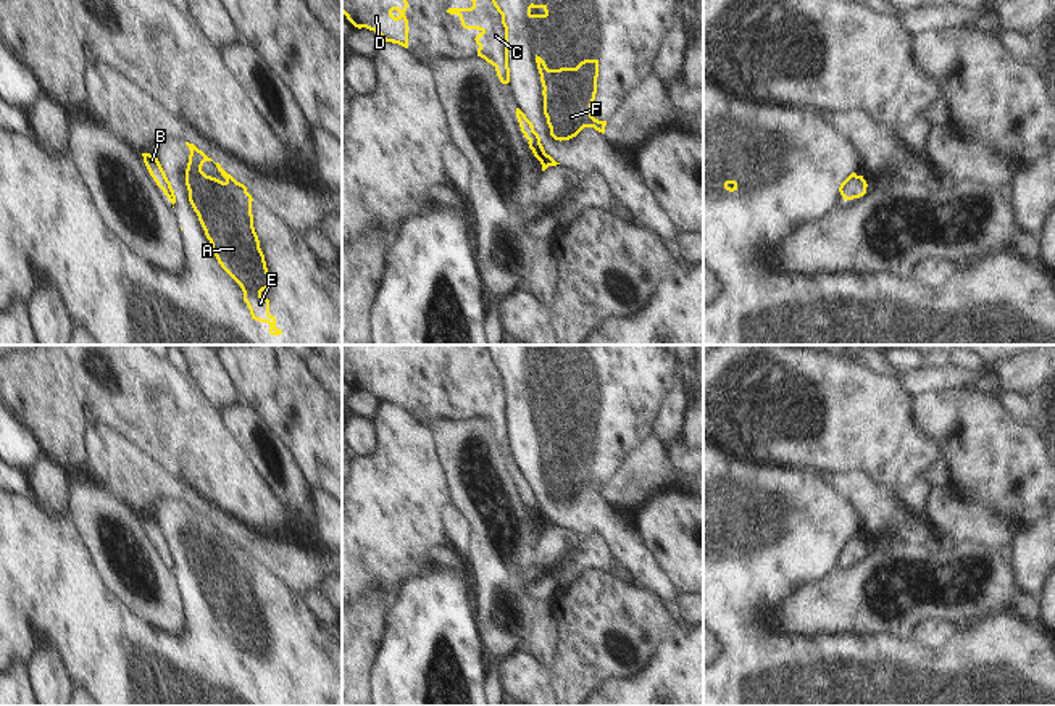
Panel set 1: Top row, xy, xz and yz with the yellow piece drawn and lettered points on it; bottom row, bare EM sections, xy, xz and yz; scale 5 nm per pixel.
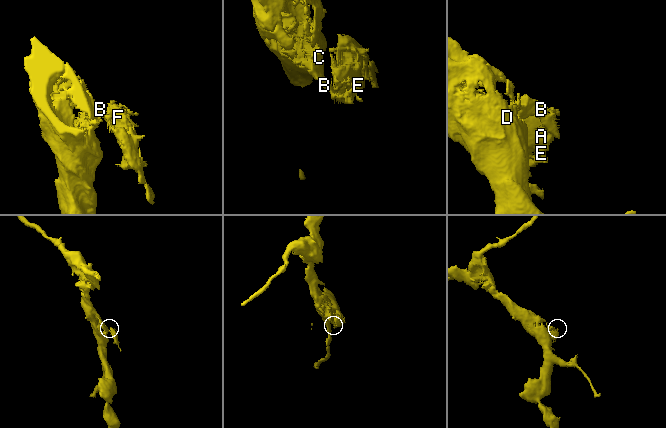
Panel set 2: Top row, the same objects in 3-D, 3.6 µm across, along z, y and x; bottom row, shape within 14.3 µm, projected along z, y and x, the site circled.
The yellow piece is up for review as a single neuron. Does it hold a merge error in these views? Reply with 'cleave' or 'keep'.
cleave

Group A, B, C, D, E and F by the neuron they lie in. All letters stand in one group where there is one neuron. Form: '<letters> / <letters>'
A E F / B C D

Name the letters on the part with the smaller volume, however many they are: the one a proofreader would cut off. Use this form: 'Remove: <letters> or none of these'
Remove: A, E, F

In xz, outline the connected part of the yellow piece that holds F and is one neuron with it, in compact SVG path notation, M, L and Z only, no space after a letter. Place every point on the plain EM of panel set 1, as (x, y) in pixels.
M536 416L542 443L544 476L555 501L569 501L584 488L605 493L607 482L592 477L597 455L598 421L584 421L576 429L548 430Z

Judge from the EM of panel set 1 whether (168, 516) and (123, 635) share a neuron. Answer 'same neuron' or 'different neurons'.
same neuron

